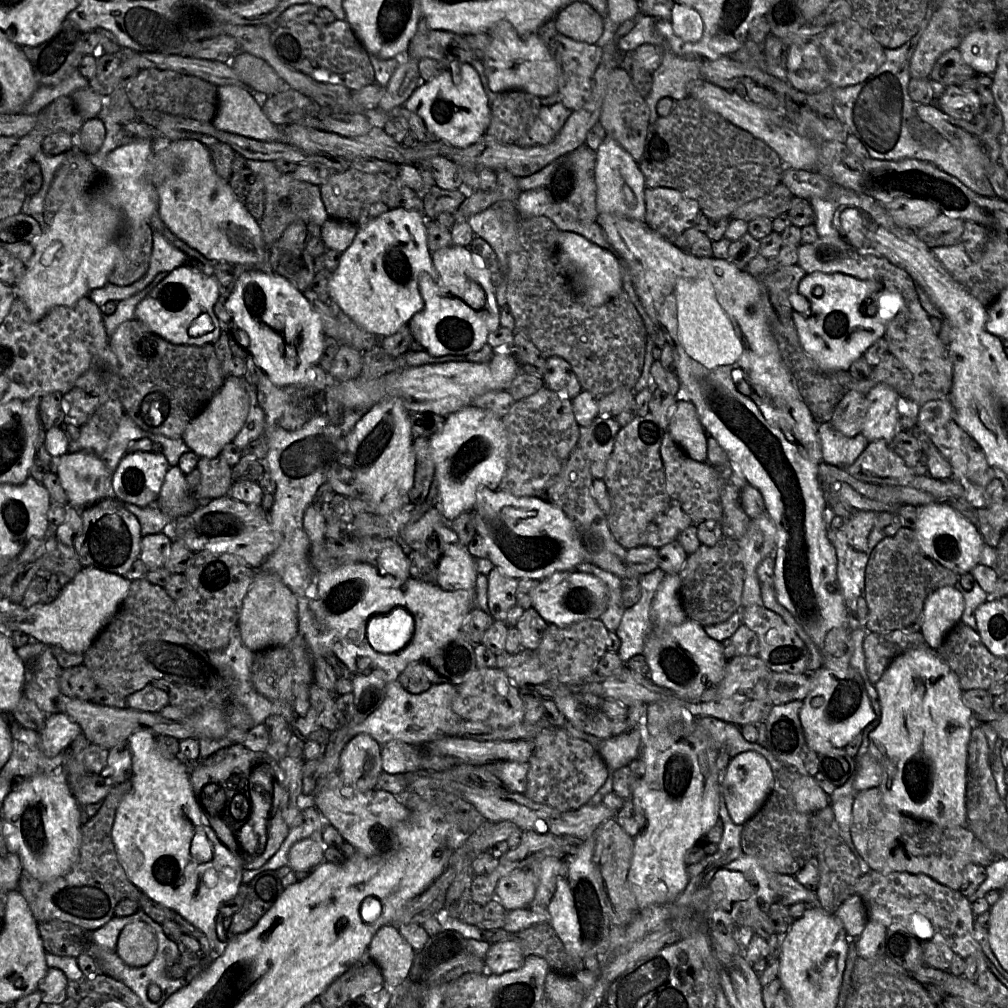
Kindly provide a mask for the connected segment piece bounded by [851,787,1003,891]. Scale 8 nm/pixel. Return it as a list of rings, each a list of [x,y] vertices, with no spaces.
[[[879,787],[856,794],[852,811],[851,837],[871,870],[882,874],[897,872],[923,874],[954,891],[960,891],[962,873],[968,864],[987,867],[997,858],[1003,858],[983,845],[967,826],[942,828],[890,810],[883,803]]]

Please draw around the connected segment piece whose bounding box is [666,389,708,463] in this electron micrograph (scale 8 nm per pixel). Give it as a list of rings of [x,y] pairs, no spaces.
[[[682,389],[676,396],[678,401],[666,432],[686,455],[705,463],[708,434],[699,420],[695,406],[688,400]]]

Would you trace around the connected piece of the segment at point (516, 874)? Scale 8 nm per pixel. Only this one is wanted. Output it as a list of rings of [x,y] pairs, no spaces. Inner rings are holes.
[[[529,869],[514,870],[499,880],[495,899],[509,912],[527,908],[536,891],[536,878]]]

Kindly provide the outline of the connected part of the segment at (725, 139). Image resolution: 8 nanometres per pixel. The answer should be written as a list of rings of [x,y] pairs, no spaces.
[[[690,96],[674,100],[669,115],[659,117],[649,125],[644,153],[638,166],[645,178],[646,188],[674,189],[696,200],[700,212],[710,220],[730,218],[736,208],[769,193],[781,183],[782,173],[786,168],[778,154],[763,141]]]

